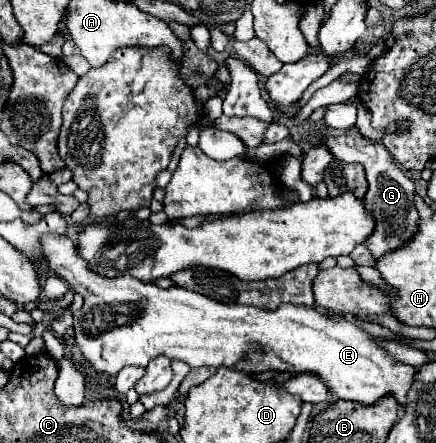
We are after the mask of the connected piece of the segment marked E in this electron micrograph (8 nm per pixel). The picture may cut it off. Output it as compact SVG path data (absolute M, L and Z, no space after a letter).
M45 233L41 239L41 261L61 277L75 293L85 301L83 307L73 315L75 345L81 349L83 357L99 373L117 375L127 365L145 367L151 359L163 355L171 361L185 361L189 367L229 367L243 373L311 373L321 379L327 391L335 399L347 399L361 405L375 405L381 397L395 397L399 405L407 405L407 391L411 389L417 367L397 361L385 347L375 343L375 337L365 329L347 319L331 319L307 305L283 303L277 309L263 309L255 305L223 305L211 297L203 297L189 289L169 287L161 289L155 283L143 283L135 277L101 277L89 269L89 263L79 255L77 245L69 237L59 237L59 233Z

